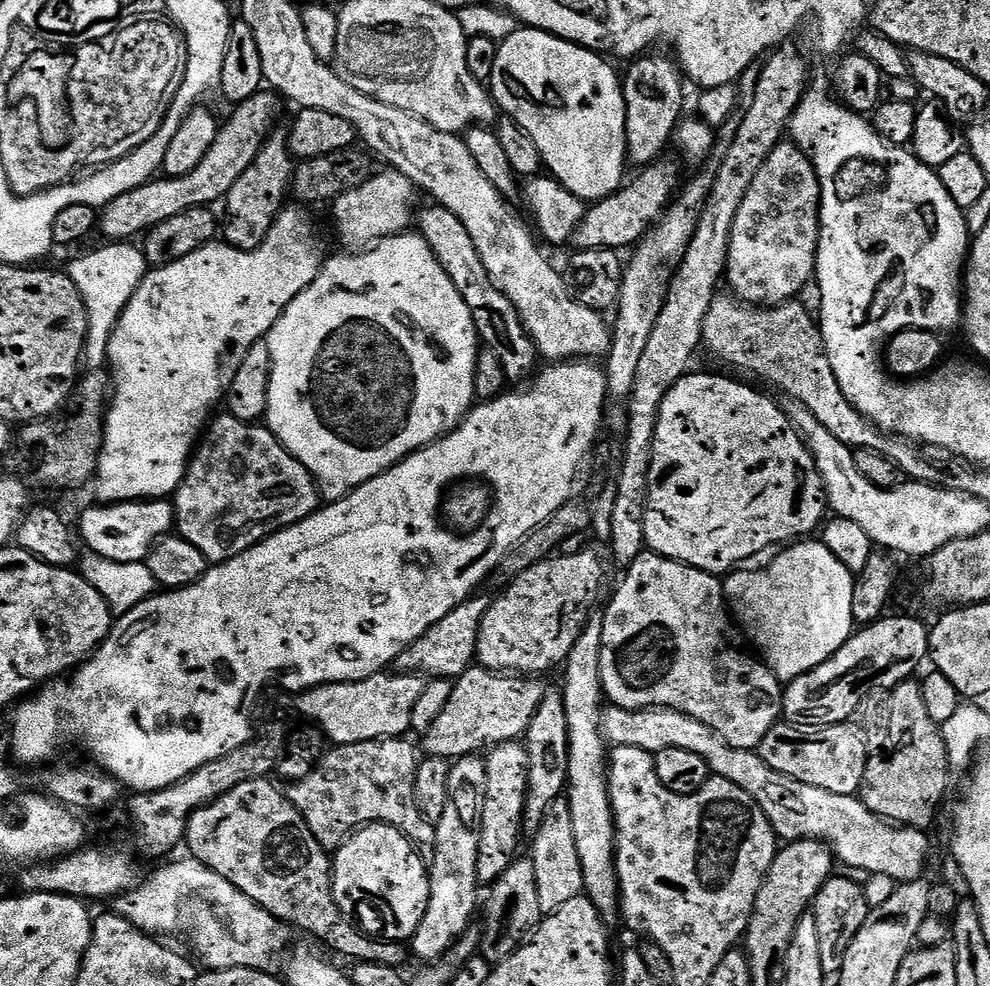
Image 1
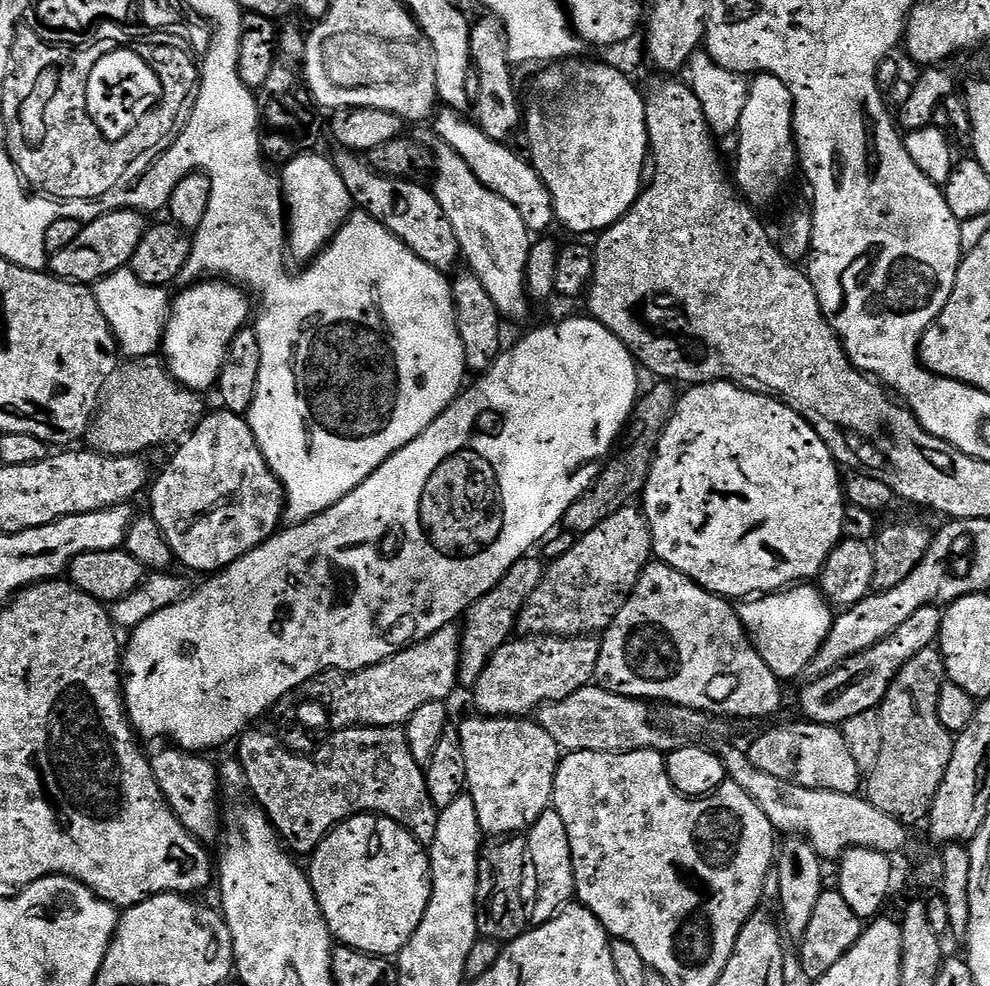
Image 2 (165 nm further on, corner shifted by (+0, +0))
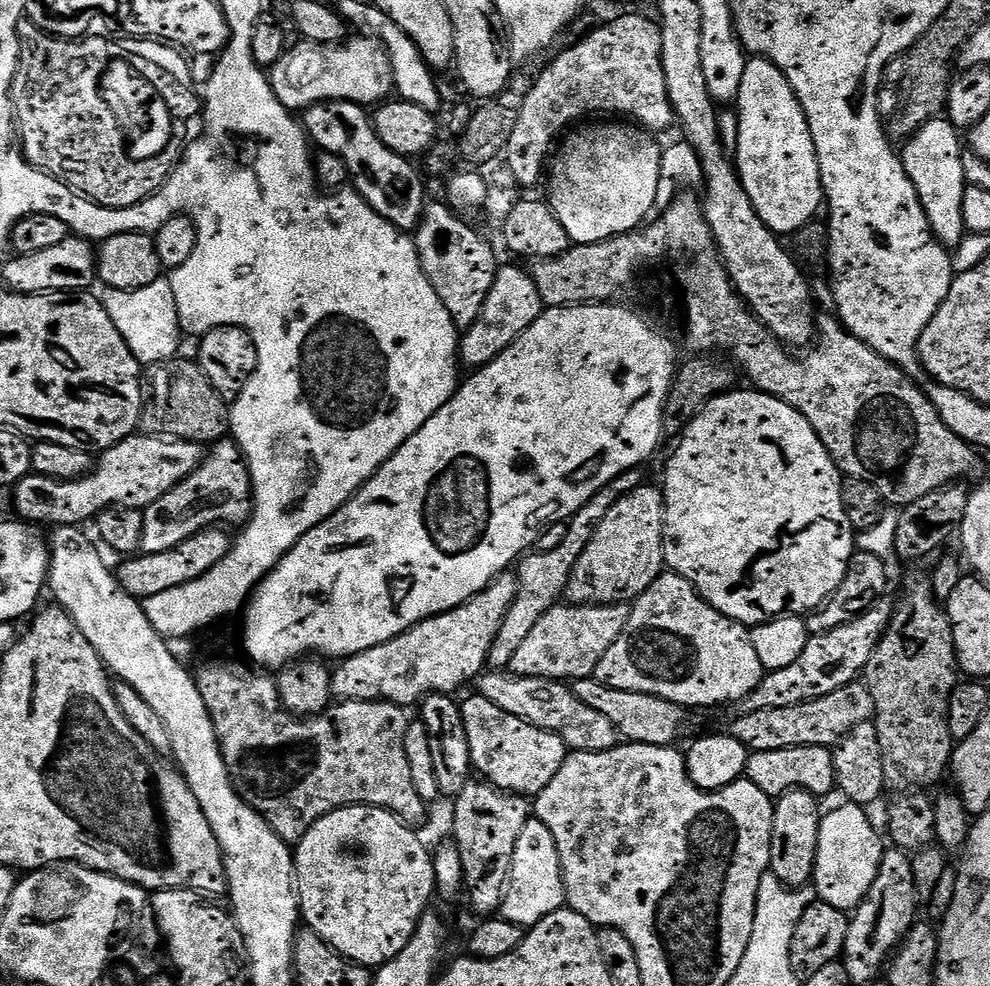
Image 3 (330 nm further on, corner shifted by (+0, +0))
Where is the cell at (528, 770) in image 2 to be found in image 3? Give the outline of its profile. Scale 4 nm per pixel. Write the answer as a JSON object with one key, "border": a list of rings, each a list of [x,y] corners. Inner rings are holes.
{"border":[[[473,694],[468,701],[460,704],[460,713],[466,726],[473,769],[487,783],[504,792],[536,797],[546,790],[546,786],[550,786],[550,778],[558,774],[564,760],[570,755],[568,745],[558,738],[558,734],[528,724],[522,718],[514,718],[514,714],[506,714],[506,710],[494,706],[494,702],[485,696]]]}

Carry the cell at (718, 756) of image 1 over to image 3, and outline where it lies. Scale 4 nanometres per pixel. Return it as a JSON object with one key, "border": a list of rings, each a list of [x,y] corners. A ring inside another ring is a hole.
{"border":[[[488,670],[479,677],[479,684],[479,695],[490,698],[494,706],[506,710],[506,714],[514,714],[514,718],[522,718],[528,724],[558,734],[558,738],[562,738],[569,749],[577,752],[605,752],[618,743],[614,722],[598,714],[598,710],[590,710],[590,706],[578,702],[567,683],[546,678],[513,676],[508,670]]]}

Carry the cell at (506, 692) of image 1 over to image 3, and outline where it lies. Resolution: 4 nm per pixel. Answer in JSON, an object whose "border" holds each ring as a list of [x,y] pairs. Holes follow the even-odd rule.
{"border":[[[557,603],[522,641],[522,647],[512,659],[513,676],[546,678],[571,682],[595,677],[598,662],[614,646],[632,613],[628,604],[569,604]]]}

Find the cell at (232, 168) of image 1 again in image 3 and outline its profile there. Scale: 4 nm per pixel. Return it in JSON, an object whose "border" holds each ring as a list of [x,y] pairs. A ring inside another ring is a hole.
{"border":[[[69,234],[58,246],[38,250],[38,254],[13,255],[13,260],[4,264],[3,283],[13,292],[25,292],[27,296],[39,296],[41,292],[79,292],[91,289],[97,283],[97,249],[93,241]]]}

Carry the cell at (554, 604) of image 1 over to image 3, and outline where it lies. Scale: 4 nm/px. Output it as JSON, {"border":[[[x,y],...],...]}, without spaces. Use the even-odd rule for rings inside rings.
{"border":[[[633,487],[625,491],[614,506],[602,518],[594,538],[582,550],[582,558],[574,562],[574,570],[568,579],[566,600],[569,604],[628,604],[644,591],[665,571],[664,563],[664,494],[659,487]]]}

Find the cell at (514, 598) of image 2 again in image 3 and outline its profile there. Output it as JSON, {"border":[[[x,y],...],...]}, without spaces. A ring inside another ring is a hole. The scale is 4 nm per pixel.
{"border":[[[632,470],[623,472],[621,476],[615,476],[611,484],[595,492],[592,495],[592,501],[579,508],[575,516],[567,521],[566,538],[561,544],[554,546],[554,550],[549,552],[533,551],[519,561],[520,572],[518,571],[516,601],[510,606],[510,610],[490,646],[487,663],[489,669],[511,669],[512,659],[522,647],[522,641],[528,637],[530,630],[534,630],[538,618],[542,618],[551,608],[555,608],[561,597],[567,593],[568,579],[574,570],[574,562],[578,562],[578,558],[582,558],[582,550],[586,550],[586,546],[594,538],[594,534],[598,530],[602,518],[606,518],[610,506],[614,506],[614,502],[620,500],[622,490],[631,489],[637,483],[636,475],[637,473]]]}

